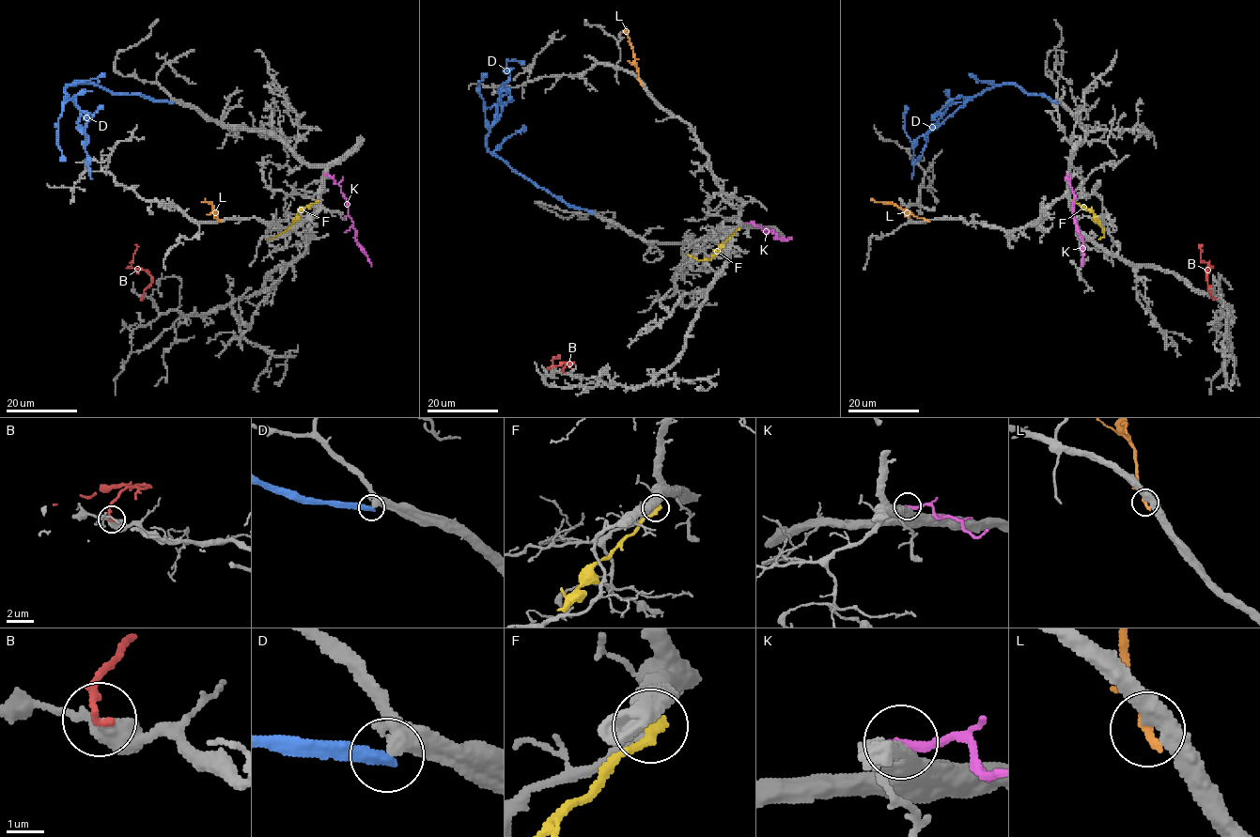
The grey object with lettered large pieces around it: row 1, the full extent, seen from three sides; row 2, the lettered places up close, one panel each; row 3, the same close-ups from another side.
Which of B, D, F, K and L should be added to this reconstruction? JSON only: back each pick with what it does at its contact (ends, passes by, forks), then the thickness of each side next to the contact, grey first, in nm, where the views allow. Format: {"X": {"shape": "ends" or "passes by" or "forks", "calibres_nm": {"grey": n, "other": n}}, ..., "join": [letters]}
{"B": {"shape": "ends", "calibres_nm": {"grey": 320, "other": 240}}, "join": ["B"]}

